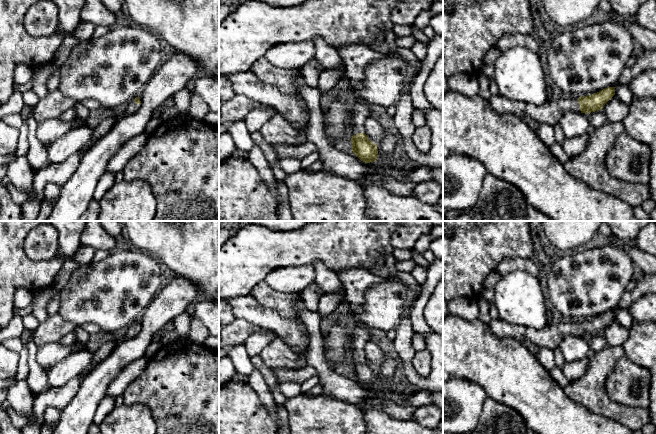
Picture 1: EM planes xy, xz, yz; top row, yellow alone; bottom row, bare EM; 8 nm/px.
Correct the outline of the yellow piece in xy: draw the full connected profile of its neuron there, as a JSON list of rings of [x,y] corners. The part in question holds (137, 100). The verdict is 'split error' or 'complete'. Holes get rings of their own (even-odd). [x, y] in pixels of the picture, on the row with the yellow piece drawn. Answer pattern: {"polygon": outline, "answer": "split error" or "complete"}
{"polygon": [[[136,97],[135,99],[131,100],[126,106],[125,106],[125,111],[124,111],[124,115],[129,115],[129,114],[134,114],[135,112],[137,112],[137,110],[139,109],[141,105],[141,101],[138,97]]], "answer": "split error"}

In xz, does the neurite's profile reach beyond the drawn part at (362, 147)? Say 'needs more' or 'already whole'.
needs more

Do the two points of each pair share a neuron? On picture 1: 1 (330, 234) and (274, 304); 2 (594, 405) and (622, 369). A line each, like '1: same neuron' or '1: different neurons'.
1: different neurons
2: different neurons

